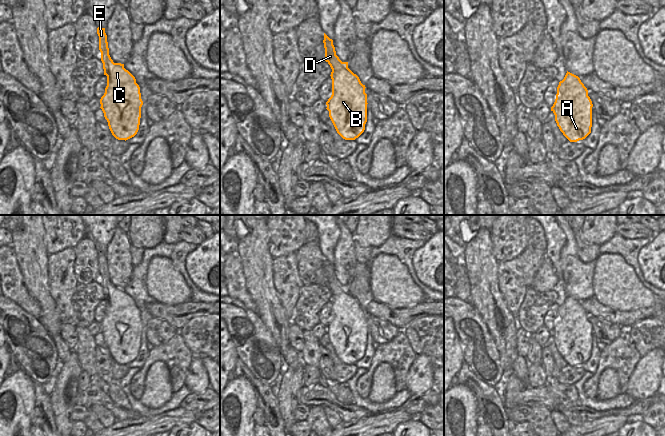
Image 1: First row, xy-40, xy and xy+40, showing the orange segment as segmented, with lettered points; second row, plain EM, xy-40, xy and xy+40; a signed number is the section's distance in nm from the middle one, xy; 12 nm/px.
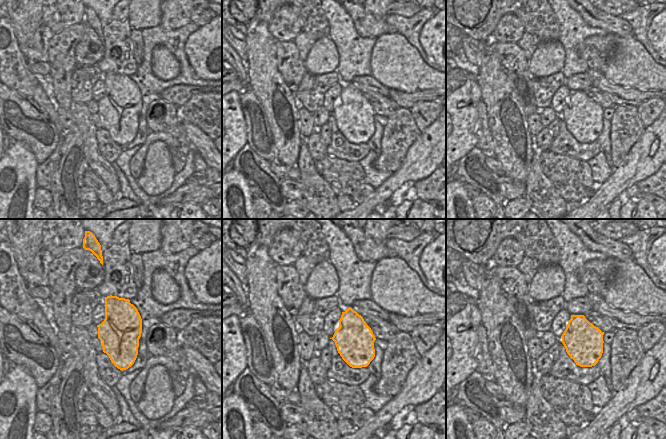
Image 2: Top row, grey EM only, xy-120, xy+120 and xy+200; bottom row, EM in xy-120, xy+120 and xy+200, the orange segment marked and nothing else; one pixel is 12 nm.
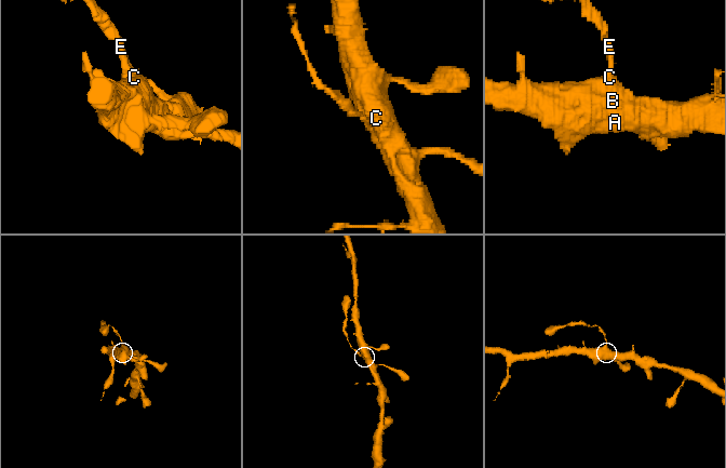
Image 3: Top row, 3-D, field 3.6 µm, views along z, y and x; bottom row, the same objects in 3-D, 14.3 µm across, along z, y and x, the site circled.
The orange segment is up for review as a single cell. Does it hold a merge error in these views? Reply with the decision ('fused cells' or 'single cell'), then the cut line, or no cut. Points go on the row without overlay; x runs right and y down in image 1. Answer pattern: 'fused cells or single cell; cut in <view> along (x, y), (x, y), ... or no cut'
fused cells; cut in xy along (347, 291), (339, 291), (332, 294)

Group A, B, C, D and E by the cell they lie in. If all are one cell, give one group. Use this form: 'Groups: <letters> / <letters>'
Groups: A B C / D E.

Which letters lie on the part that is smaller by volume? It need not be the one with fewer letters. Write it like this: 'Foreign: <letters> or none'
Foreign: D, E

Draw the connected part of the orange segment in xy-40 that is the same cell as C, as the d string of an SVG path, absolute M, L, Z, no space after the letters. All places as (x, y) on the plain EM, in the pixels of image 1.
M111 286L104 299L107 310L100 323L100 332L112 359L126 365L139 354L143 329L140 311L135 301L118 287Z

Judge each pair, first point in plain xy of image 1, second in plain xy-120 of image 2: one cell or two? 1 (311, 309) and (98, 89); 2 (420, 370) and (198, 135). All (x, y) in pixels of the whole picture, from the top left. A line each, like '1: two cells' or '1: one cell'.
1: two cells
2: two cells

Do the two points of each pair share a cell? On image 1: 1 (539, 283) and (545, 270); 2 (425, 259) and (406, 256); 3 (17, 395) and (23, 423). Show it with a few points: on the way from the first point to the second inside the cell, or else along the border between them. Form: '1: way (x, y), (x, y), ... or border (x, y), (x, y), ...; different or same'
1: way (542, 280), (545, 277), (545, 273); same
2: border (425, 242), (412, 257), (412, 266), (418, 279); different
3: way (17, 402), (17, 416); same

